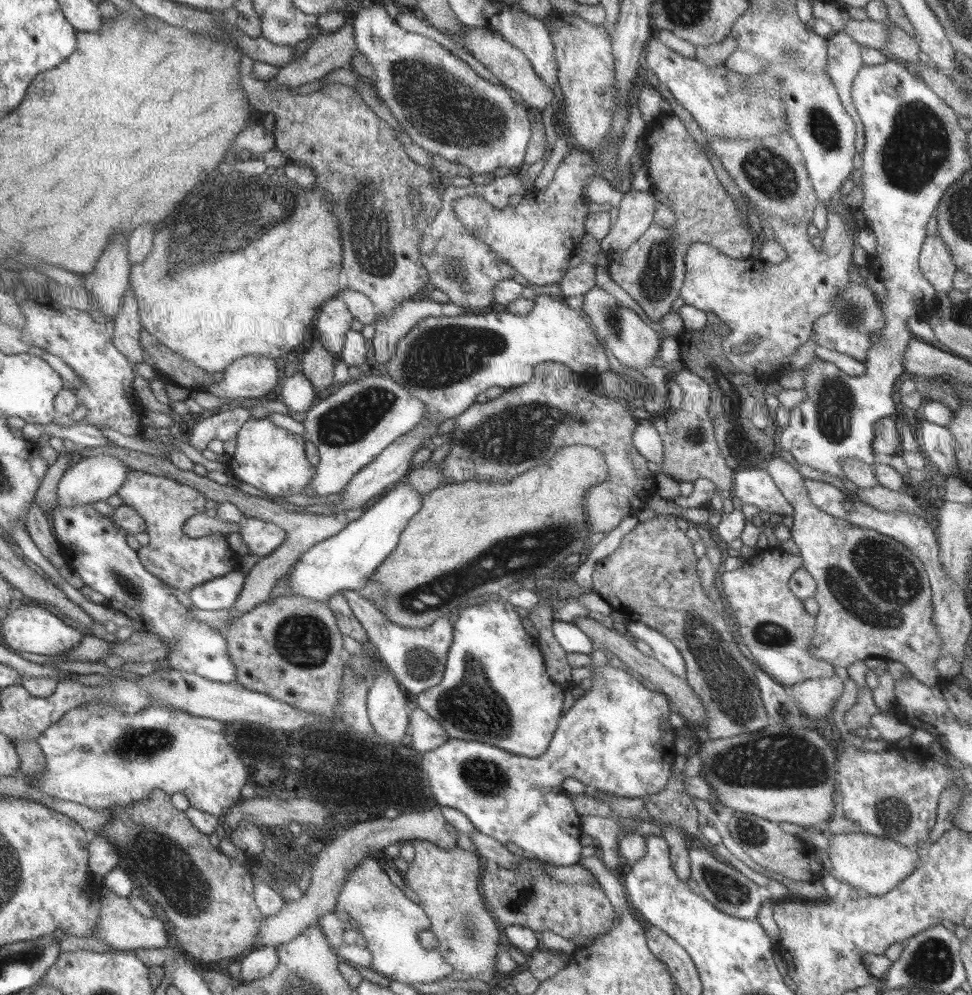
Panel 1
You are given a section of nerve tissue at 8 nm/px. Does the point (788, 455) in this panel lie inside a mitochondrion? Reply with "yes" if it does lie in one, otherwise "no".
no

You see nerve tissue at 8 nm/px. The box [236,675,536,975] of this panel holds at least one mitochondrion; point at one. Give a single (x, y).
(486, 778)

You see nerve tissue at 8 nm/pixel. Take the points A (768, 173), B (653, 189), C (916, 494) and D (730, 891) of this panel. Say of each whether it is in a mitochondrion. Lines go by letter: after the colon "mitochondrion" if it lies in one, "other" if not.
A: mitochondrion
B: other
C: other
D: mitochondrion

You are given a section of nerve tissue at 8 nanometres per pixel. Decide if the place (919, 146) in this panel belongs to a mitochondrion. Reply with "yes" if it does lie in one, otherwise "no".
yes

